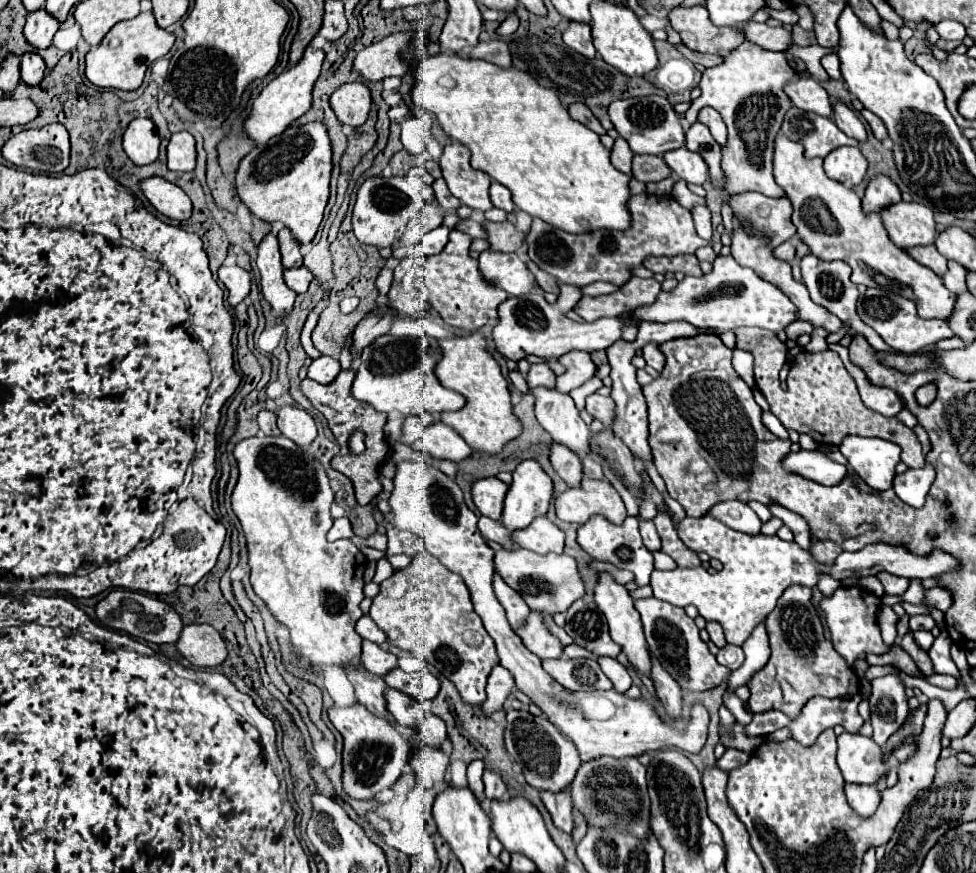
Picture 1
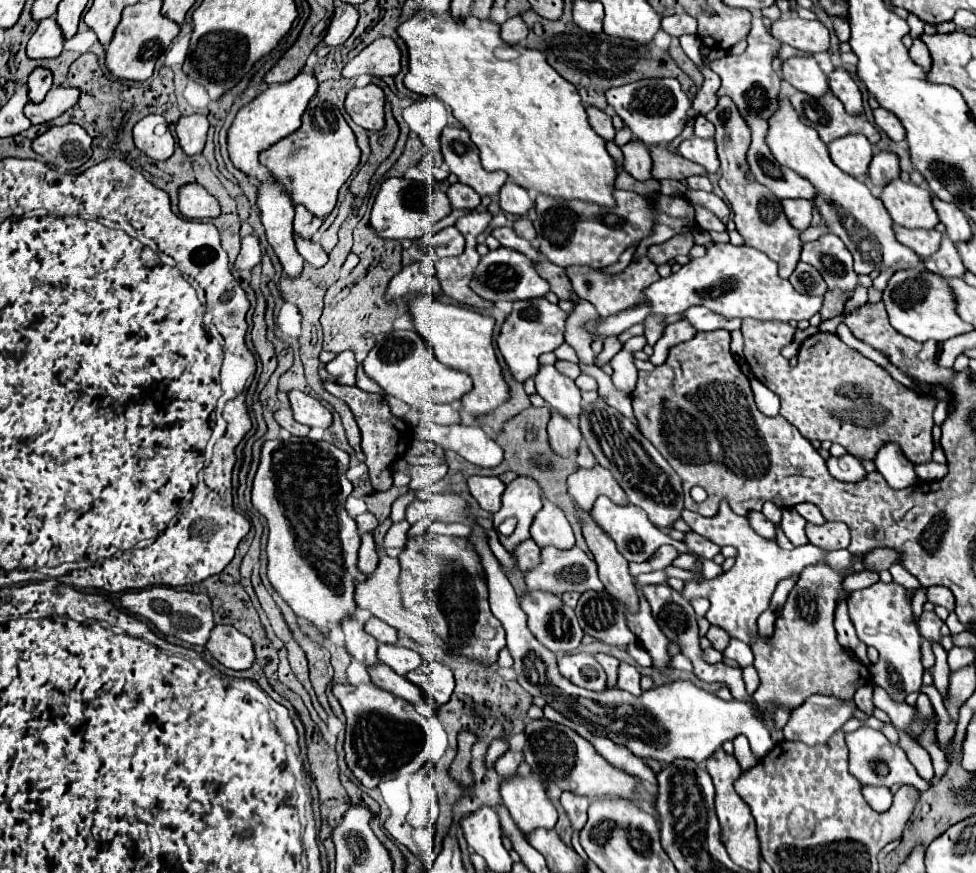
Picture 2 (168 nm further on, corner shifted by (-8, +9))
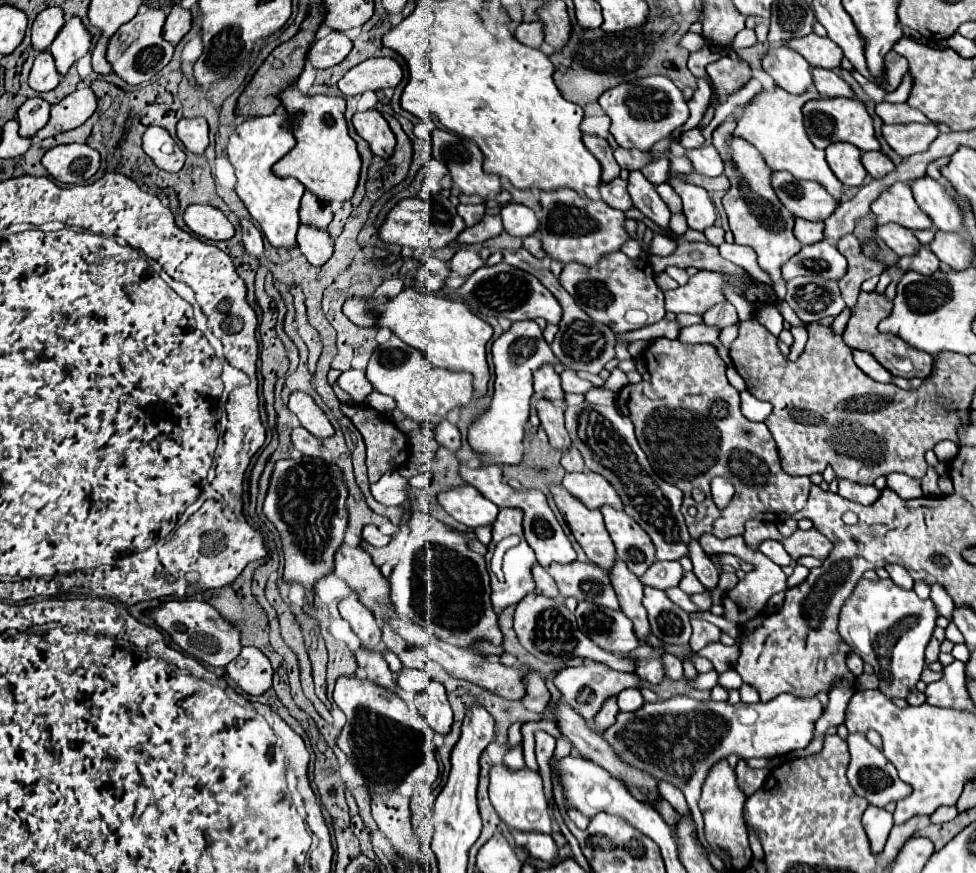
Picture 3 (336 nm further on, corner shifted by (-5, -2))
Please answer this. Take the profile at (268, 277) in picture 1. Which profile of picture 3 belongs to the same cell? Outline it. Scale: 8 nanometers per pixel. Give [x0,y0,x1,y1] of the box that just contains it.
[228,113,304,249]

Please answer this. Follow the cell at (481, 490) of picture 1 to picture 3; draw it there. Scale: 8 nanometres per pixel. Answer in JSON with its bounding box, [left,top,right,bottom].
[438,485,500,529]

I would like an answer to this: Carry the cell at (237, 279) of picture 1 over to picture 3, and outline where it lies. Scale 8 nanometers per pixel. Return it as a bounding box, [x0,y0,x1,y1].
[240,219,262,257]

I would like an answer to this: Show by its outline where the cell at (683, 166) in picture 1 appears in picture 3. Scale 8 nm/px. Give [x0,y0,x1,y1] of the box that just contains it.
[686,147,724,177]

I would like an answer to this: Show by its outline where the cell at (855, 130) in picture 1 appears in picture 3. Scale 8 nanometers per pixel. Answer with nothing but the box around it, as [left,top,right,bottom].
[812,67,854,97]

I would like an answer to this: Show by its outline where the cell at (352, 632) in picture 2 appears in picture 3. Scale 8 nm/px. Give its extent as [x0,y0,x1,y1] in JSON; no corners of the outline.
[340,591,380,649]

